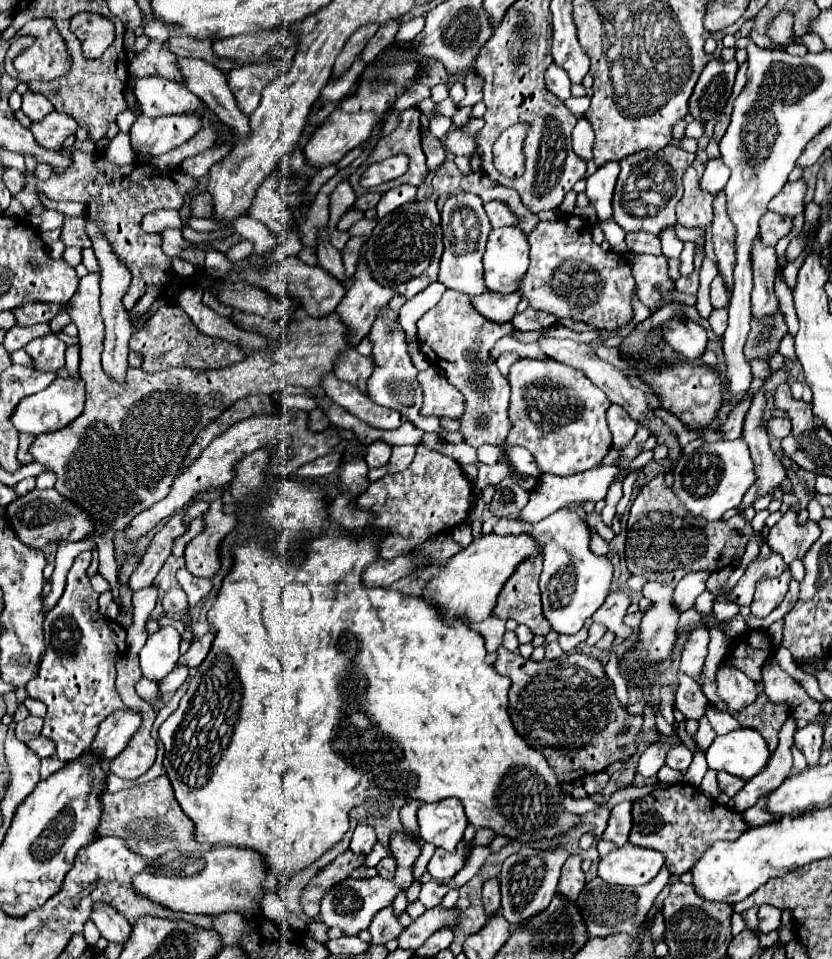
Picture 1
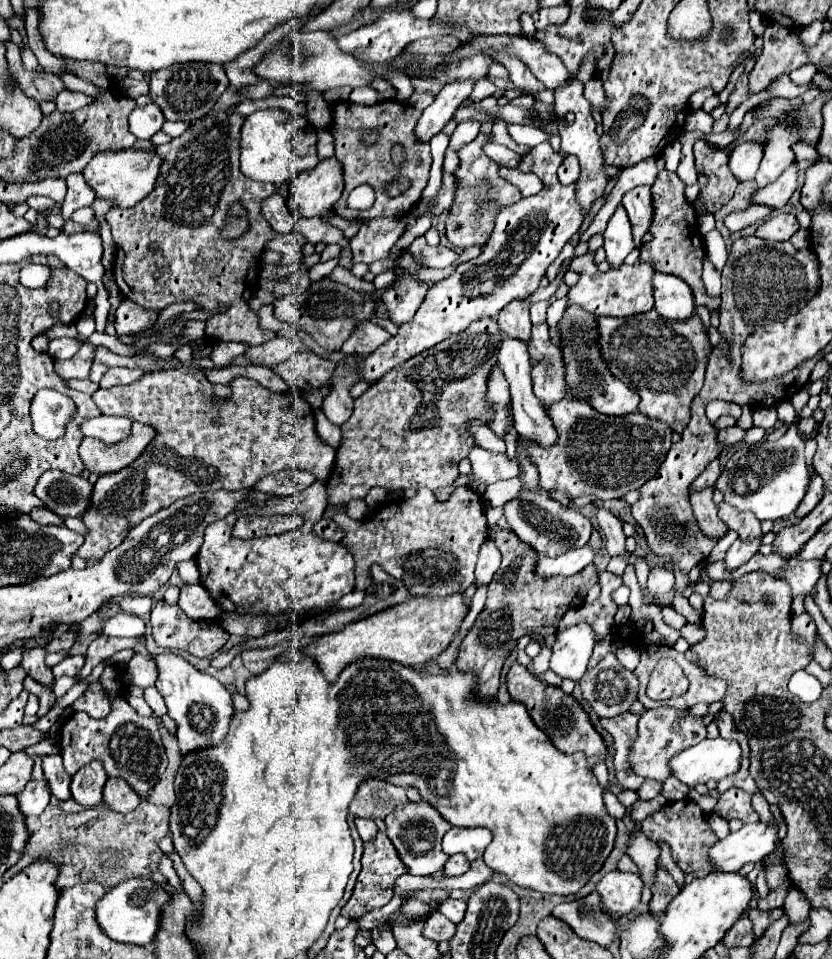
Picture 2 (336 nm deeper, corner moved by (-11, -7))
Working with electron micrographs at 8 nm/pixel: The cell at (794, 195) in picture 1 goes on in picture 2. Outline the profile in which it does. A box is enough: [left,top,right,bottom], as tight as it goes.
[755,212,799,240]

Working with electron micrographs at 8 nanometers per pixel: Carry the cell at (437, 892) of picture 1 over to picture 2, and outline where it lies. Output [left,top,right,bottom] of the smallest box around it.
[439,898,467,924]

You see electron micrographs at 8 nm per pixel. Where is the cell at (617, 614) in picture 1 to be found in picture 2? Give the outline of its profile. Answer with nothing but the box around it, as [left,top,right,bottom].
[643,566,673,604]

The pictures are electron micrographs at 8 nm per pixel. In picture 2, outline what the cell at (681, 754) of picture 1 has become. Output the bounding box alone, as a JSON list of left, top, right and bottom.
[629,708,707,780]

